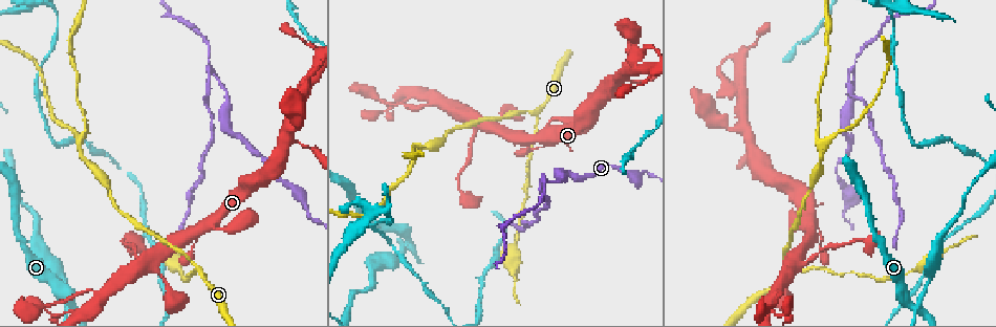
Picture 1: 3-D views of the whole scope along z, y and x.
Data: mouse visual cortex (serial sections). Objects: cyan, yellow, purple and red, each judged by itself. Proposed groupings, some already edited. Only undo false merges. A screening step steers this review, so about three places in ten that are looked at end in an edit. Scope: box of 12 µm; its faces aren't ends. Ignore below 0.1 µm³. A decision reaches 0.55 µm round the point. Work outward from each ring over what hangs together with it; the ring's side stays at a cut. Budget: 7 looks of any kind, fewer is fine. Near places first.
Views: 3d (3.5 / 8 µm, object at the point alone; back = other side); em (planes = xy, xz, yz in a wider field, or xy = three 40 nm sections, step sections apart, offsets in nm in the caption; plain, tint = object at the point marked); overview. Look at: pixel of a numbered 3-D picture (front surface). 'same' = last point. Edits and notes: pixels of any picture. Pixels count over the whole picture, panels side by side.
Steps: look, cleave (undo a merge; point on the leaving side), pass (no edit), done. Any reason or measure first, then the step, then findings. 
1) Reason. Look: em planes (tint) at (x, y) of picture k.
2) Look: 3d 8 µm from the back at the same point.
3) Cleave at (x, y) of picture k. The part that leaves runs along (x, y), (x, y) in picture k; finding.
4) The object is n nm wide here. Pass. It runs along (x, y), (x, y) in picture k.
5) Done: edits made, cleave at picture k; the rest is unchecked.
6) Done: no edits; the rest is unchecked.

Look: 3d 8 µm at (408, 244) of picture 1.

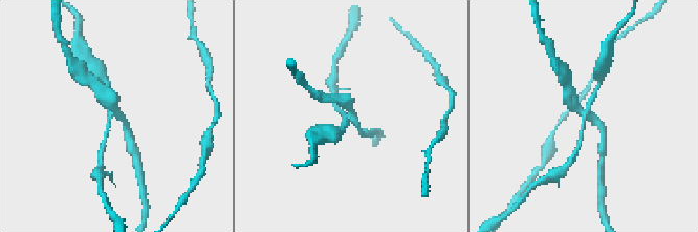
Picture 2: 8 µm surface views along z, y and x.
Look: 3d 3.5 µm from the back at (353, 113) of picture 2.

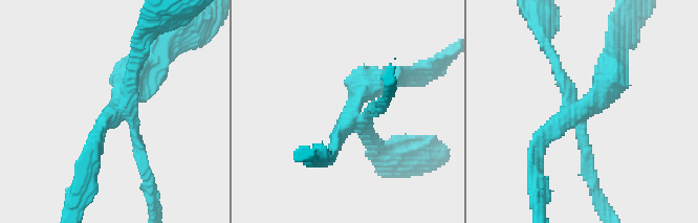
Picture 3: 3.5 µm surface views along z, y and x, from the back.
Look: em xy step 3 (tint) at (349, 116) of picture 3.

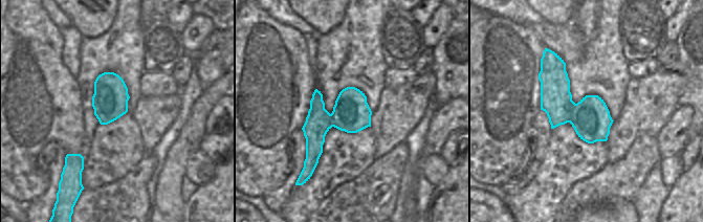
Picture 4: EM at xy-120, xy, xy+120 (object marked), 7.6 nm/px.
Cleave at (140, 151) of picture 3. The part that leaves runs along (570, 102), (541, 22) in picture 3; a second cell is stuck on.

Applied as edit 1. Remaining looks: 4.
Three arms meet. Look: 3d 3.5 µm at (203, 273) of picture 1.

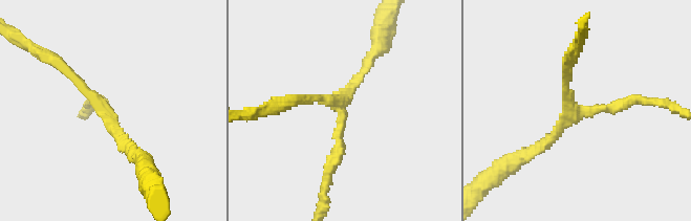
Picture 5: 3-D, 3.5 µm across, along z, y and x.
3 arms meet here; the arms are 150, 150, 150 nm wide; need the tissue. Look: em xy step 5 (tint) at (342, 99) of picture 5.

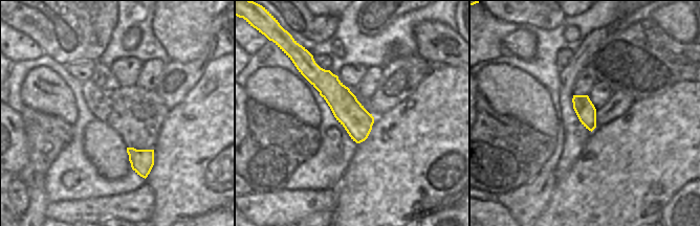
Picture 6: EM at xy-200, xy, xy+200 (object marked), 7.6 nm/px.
Pass. It runs along (306, 66), (344, 104), (362, 138) in picture 6; all the same cell.

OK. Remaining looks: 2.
Look: 3d 8 µm at (211, 72) of picture 1.

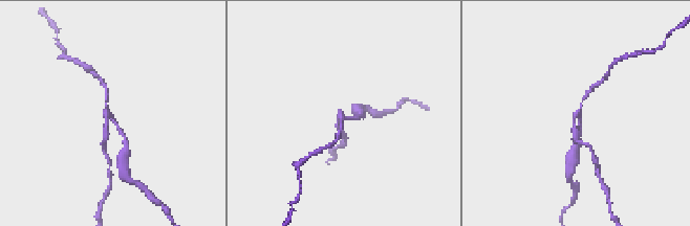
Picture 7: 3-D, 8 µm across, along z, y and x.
3 arms meet here; the arms are 150, 150, 200 nm wide. Look: em planes (tint) at (342, 117) of picture 7.

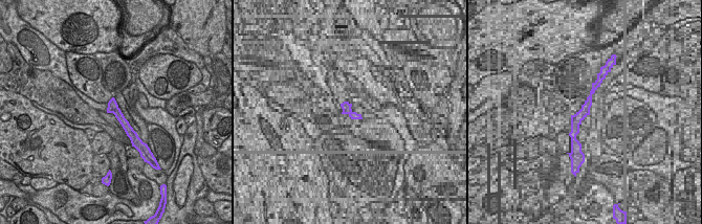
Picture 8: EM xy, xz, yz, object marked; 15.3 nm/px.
Cleave at (106, 133) of picture 7. A border runs along (117, 107), (113, 113) in picture 8; a second cell is stuck on.

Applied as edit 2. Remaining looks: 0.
Done: edits made, cleave at picture 3, cleave at picture 7; the rest is unchecked.

